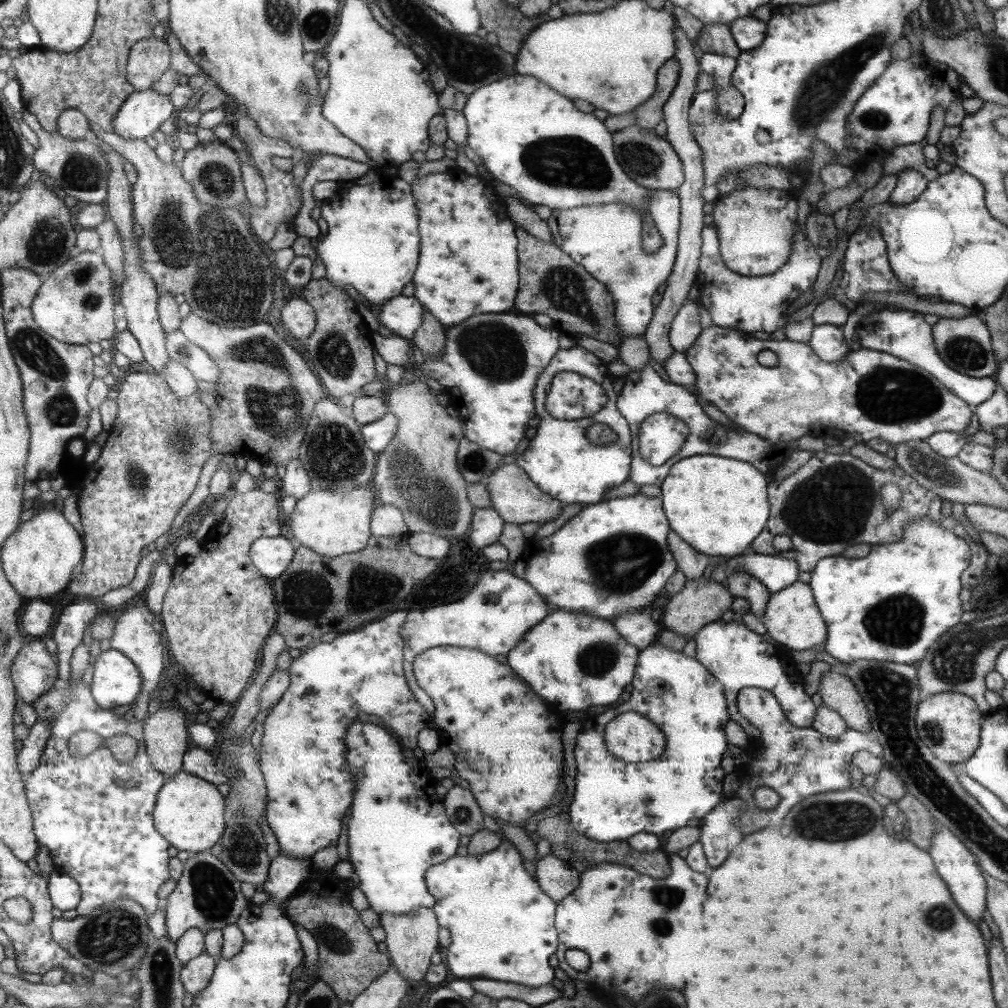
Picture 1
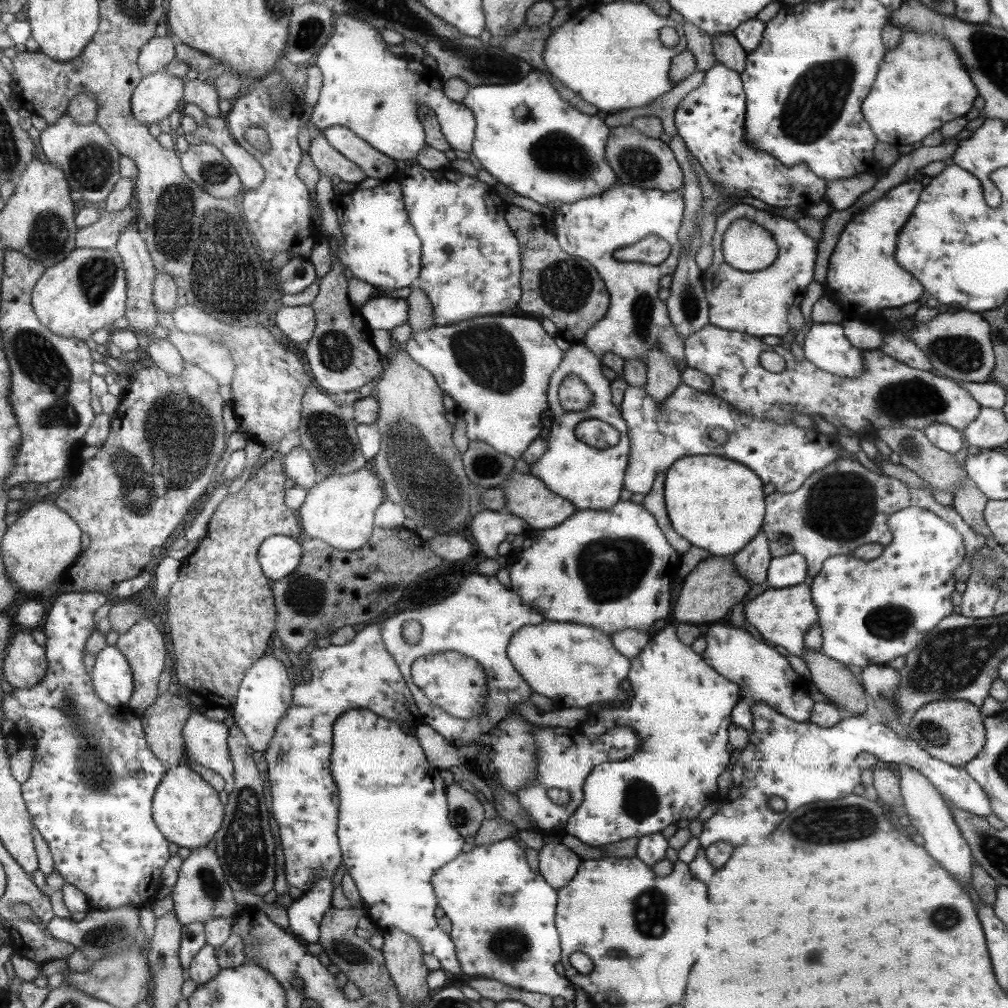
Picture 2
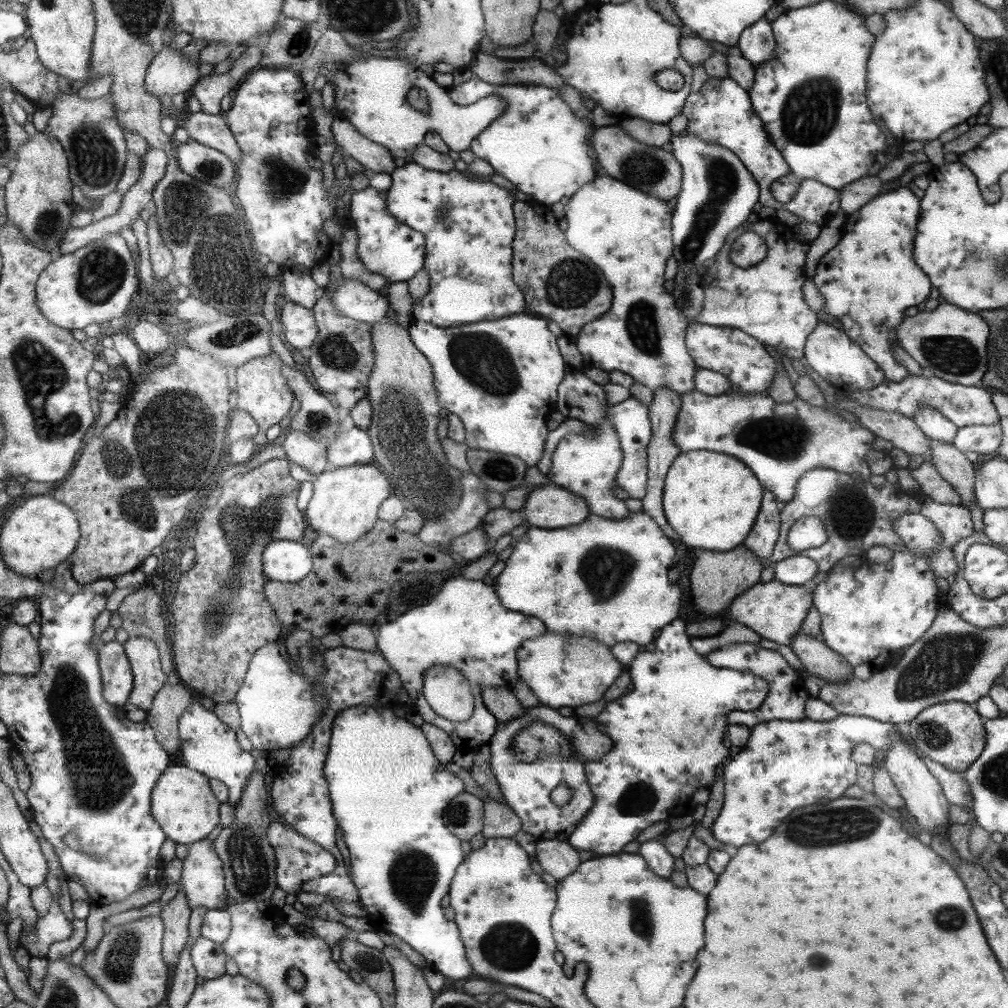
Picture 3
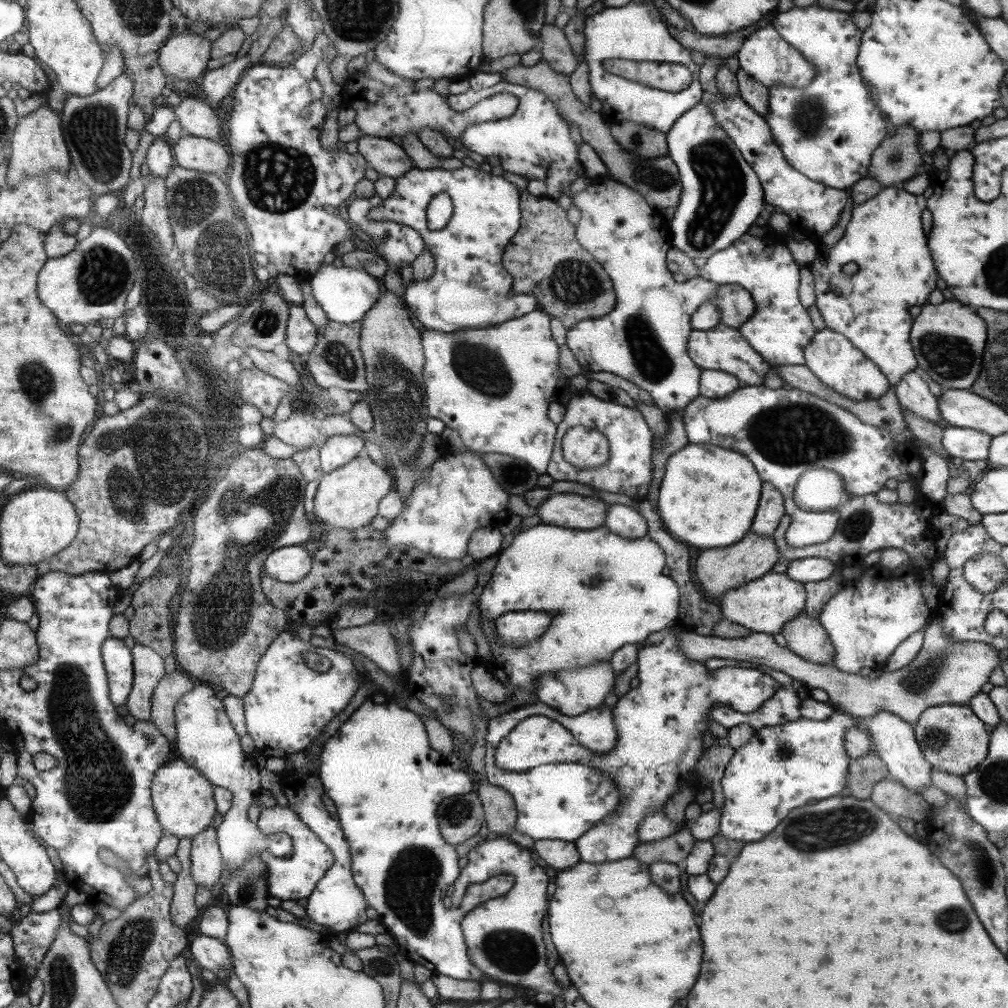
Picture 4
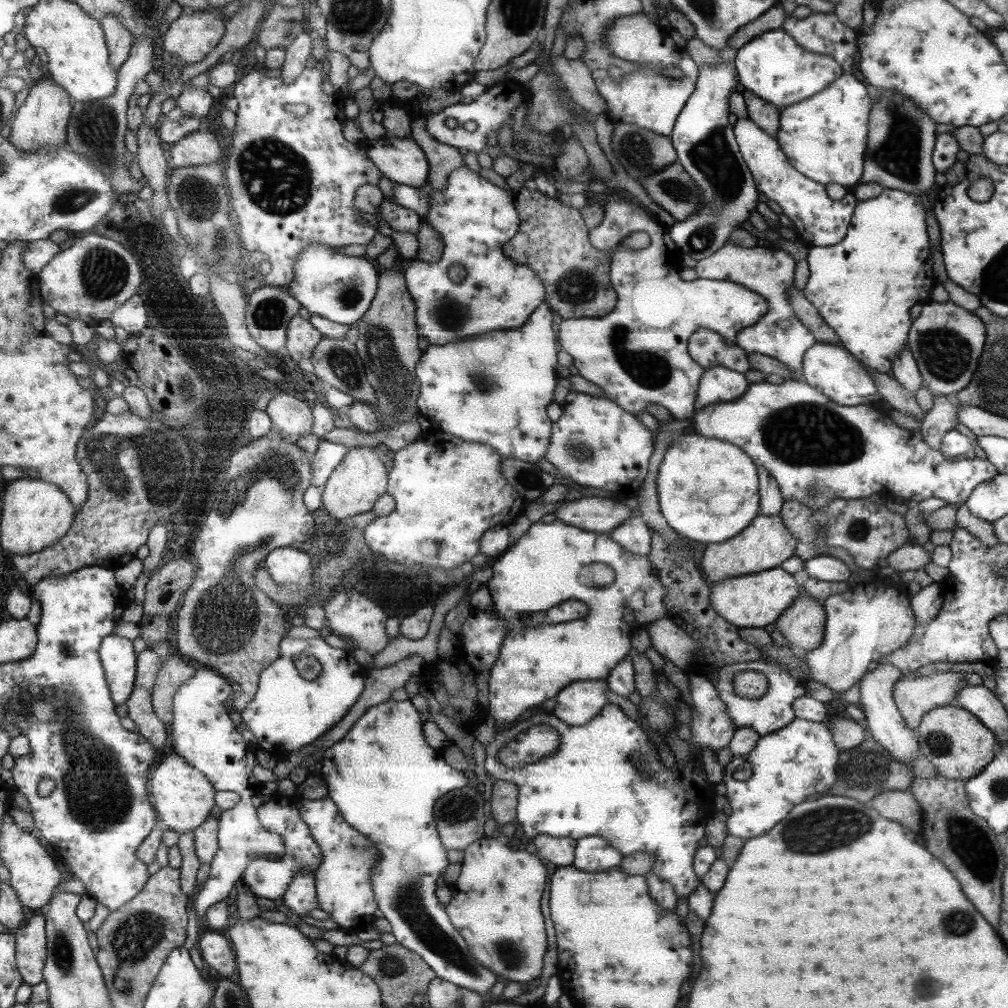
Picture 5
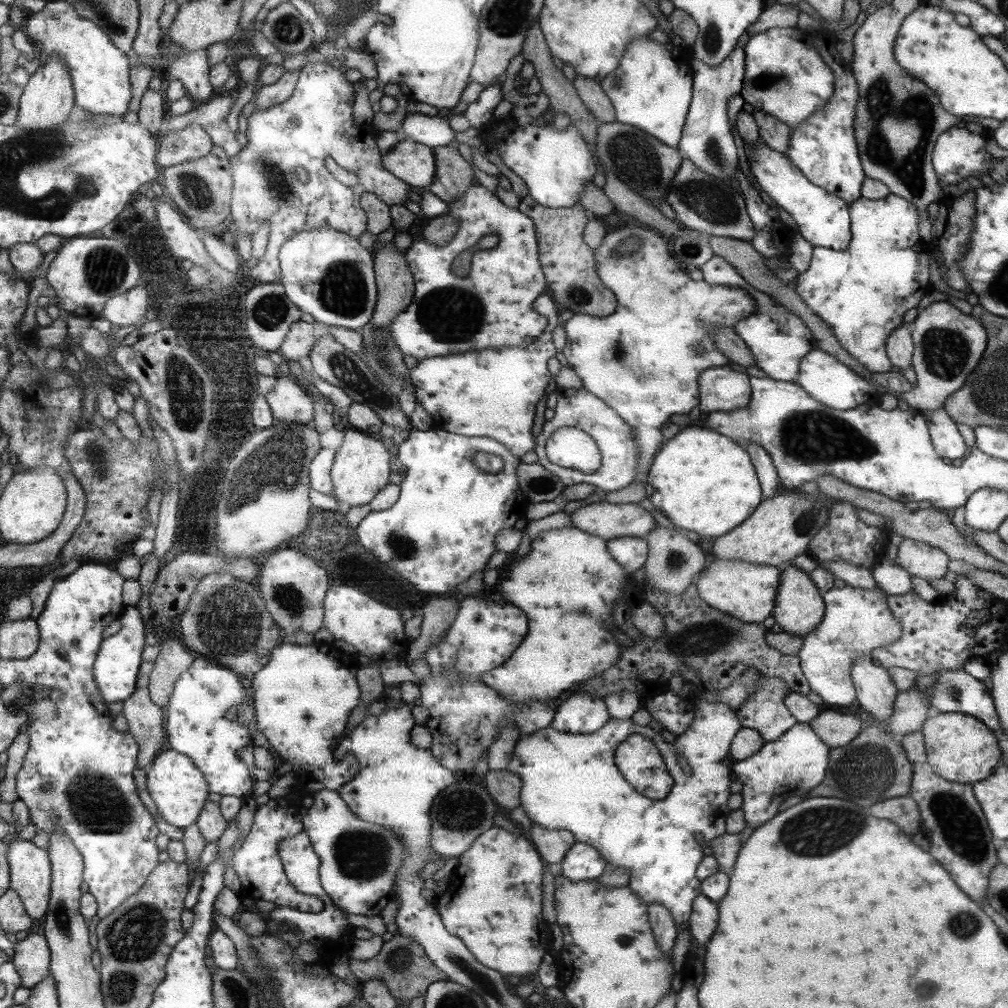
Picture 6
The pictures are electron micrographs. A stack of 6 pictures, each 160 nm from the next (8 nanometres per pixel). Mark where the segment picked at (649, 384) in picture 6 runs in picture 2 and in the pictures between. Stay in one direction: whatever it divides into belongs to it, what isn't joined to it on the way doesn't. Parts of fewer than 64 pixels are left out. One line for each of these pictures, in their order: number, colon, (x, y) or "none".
2: (594, 228)
3: (628, 234)
4: (644, 338)
5: (637, 354)

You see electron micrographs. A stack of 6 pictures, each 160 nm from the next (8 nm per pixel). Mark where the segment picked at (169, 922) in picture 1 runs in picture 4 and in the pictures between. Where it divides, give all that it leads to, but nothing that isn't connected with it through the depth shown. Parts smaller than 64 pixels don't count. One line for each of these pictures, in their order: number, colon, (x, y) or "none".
2: (202, 893)
3: (202, 880)
4: (207, 862)

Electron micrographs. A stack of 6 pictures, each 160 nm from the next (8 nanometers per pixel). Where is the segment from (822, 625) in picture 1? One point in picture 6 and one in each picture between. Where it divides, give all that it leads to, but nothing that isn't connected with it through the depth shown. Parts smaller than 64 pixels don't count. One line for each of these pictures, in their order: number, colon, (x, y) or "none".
2: (782, 617)
3: (774, 610)
4: (765, 605)
5: (756, 600)
6: (747, 591)

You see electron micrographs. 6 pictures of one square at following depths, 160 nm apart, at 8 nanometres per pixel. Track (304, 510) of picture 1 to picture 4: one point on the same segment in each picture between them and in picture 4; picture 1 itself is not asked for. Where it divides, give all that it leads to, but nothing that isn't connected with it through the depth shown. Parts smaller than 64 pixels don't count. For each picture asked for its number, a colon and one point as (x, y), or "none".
2: (338, 510)
3: (344, 504)
4: (348, 497)

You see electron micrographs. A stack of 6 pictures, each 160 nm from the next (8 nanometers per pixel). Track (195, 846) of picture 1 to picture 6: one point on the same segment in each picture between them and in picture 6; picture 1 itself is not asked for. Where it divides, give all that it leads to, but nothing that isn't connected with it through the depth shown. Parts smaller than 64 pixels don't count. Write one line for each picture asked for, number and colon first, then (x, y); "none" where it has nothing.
2: (186, 808)
3: (182, 803)
4: (182, 796)
5: (182, 795)
6: (176, 785)

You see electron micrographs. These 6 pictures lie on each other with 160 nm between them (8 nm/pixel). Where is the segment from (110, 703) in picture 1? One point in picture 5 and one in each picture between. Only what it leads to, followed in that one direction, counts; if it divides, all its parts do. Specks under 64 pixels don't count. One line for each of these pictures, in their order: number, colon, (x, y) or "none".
2: (113, 677)
3: (116, 669)
4: (118, 657)
5: (120, 660)

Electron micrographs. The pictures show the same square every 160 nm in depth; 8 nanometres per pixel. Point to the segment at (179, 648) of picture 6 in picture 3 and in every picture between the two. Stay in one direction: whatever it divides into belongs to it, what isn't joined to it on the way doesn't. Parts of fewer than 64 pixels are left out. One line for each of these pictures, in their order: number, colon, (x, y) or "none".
3: (170, 705)
4: (175, 685)
5: (177, 670)

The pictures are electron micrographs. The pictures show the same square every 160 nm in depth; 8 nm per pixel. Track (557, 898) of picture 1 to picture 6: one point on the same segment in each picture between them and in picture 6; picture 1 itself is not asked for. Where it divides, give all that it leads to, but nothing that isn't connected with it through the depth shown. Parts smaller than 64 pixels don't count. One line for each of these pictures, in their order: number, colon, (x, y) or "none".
2: (557, 864)
3: (558, 859)
4: (560, 855)
5: (560, 852)
6: (553, 845)

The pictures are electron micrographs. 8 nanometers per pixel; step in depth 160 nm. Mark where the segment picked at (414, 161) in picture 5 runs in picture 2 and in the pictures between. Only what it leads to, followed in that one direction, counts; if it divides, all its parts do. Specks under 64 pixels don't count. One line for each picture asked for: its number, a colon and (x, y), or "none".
2: (372, 163)
3: (374, 158)
4: (386, 158)

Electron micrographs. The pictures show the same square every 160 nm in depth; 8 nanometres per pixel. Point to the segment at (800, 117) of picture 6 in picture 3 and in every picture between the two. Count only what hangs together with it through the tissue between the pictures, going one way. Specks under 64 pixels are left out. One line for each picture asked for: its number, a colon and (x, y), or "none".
3: (756, 43)
4: (764, 55)
5: (773, 66)

